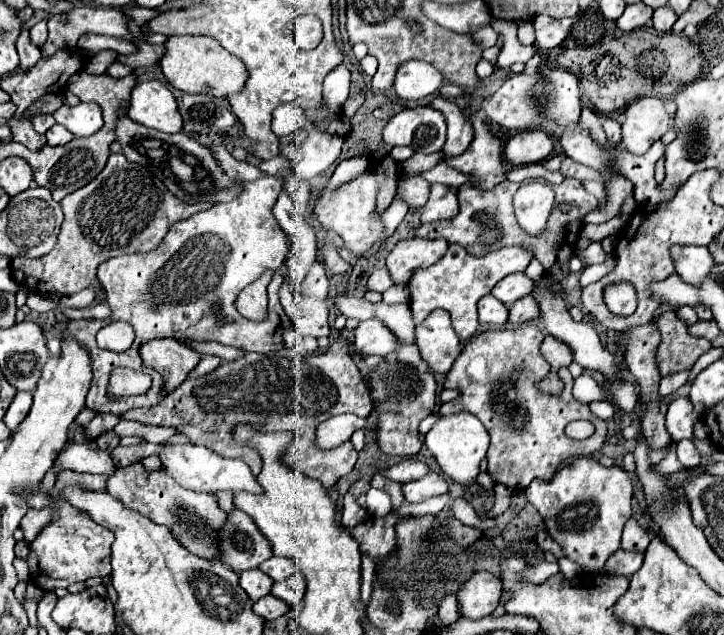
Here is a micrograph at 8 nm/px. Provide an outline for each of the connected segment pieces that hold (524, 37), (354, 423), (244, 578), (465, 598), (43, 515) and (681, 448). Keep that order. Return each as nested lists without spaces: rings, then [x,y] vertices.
[[[524,23],[518,27],[518,41],[522,45],[534,45],[534,27],[532,23]]]
[[[338,415],[316,429],[317,446],[323,450],[335,448],[347,441],[347,431],[360,429],[360,419],[356,415]]]
[[[250,569],[250,571],[240,573],[240,587],[248,593],[248,597],[252,601],[266,597],[270,593],[272,585],[274,585],[274,581],[260,569]]]
[[[476,571],[456,591],[458,609],[462,617],[468,619],[486,617],[498,607],[500,595],[502,595],[502,581],[488,571]]]
[[[28,509],[26,517],[20,523],[24,529],[24,541],[30,543],[34,537],[38,537],[40,529],[44,529],[44,525],[48,525],[52,519],[54,519],[54,513],[50,509],[42,509],[42,511]]]
[[[690,439],[678,441],[678,461],[686,471],[692,471],[692,469],[700,467],[700,453]]]

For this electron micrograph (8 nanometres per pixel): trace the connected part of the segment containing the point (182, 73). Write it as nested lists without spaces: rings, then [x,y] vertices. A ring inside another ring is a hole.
[[[168,37],[164,41],[166,53],[160,59],[162,73],[168,83],[184,93],[204,93],[210,97],[226,97],[236,93],[246,83],[246,69],[244,63],[238,61],[232,53],[222,49],[222,45],[212,37]]]

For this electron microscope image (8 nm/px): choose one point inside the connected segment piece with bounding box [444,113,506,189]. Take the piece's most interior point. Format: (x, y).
(483, 159)

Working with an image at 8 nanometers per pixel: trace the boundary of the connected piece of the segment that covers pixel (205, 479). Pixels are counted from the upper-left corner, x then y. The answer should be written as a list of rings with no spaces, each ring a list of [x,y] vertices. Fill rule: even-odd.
[[[143,442],[140,445],[117,446],[110,454],[116,467],[126,467],[139,462],[152,454],[162,457],[164,469],[184,487],[192,491],[250,491],[250,493],[262,493],[262,487],[258,485],[256,477],[252,475],[250,467],[240,459],[224,459],[216,455],[214,451],[202,447],[202,445],[154,445],[154,443]]]

